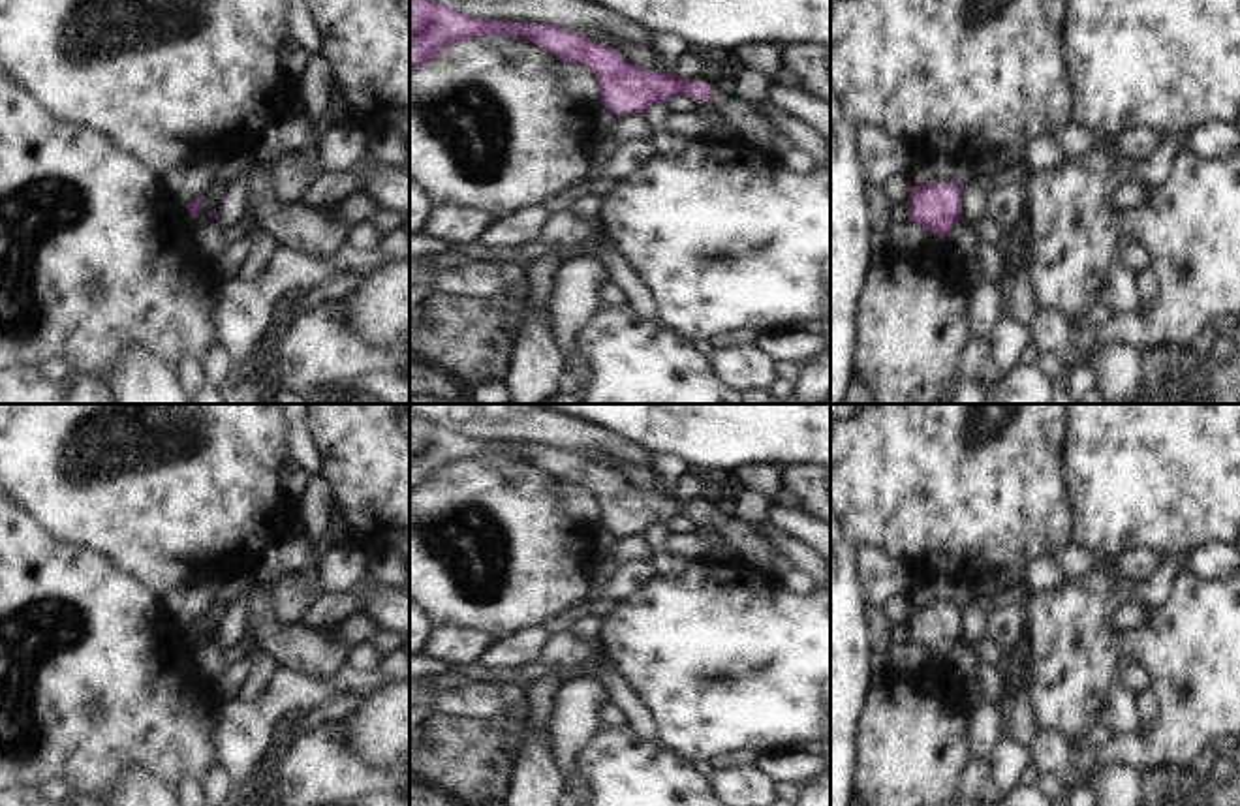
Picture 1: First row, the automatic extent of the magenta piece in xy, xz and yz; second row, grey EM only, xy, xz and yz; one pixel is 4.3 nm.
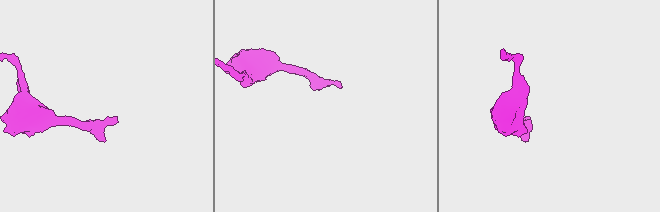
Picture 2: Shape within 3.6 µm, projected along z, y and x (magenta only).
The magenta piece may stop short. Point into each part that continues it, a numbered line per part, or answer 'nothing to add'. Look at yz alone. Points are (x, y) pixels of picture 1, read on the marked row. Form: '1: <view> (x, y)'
nothing to add

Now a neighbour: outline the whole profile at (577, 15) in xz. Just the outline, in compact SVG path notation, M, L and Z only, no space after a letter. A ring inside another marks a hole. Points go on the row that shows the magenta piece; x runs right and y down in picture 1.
M434 0L458 11L483 19L505 19L526 24L550 24L571 32L597 28L620 39L639 39L648 45L648 38L614 11L590 0Z

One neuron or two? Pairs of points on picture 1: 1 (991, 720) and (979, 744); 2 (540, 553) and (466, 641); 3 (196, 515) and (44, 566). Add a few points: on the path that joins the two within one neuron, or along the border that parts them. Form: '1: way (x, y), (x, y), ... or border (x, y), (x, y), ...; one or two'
1: way (985, 726), (983, 739); one
2: border (438, 628), (476, 628), (498, 639); two
3: border (53, 532), (66, 542), (106, 553), (132, 573); two

